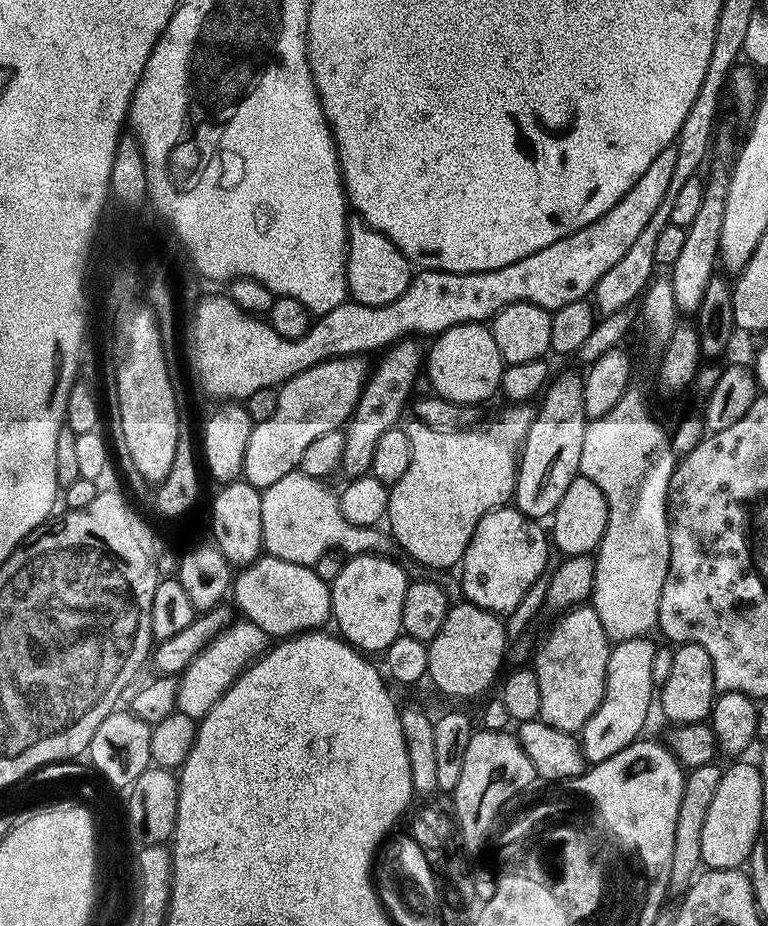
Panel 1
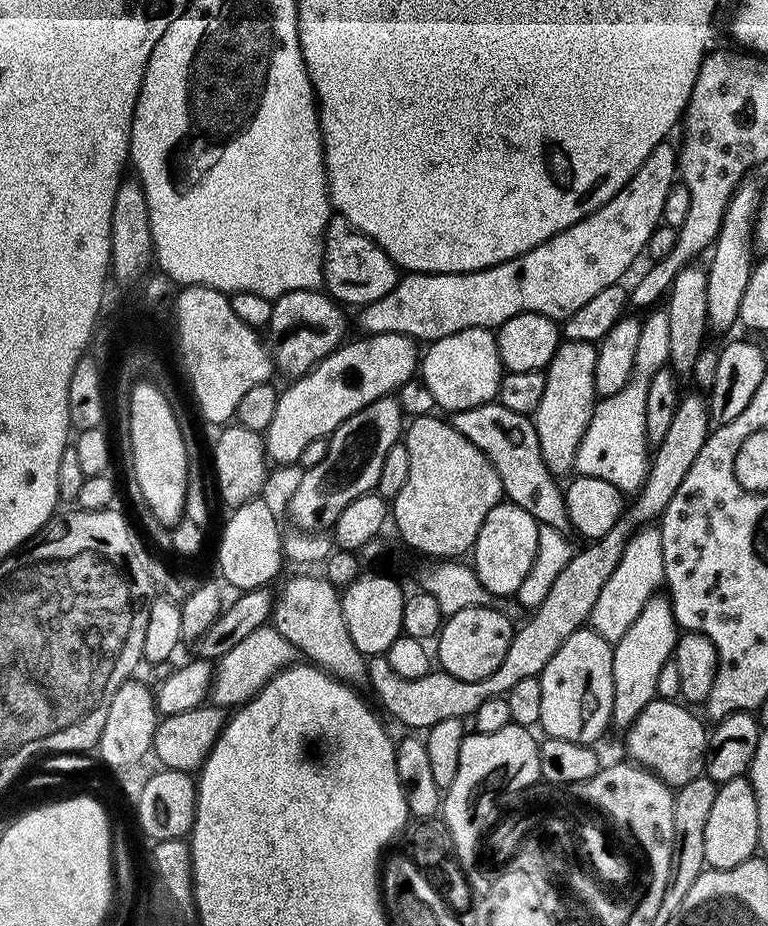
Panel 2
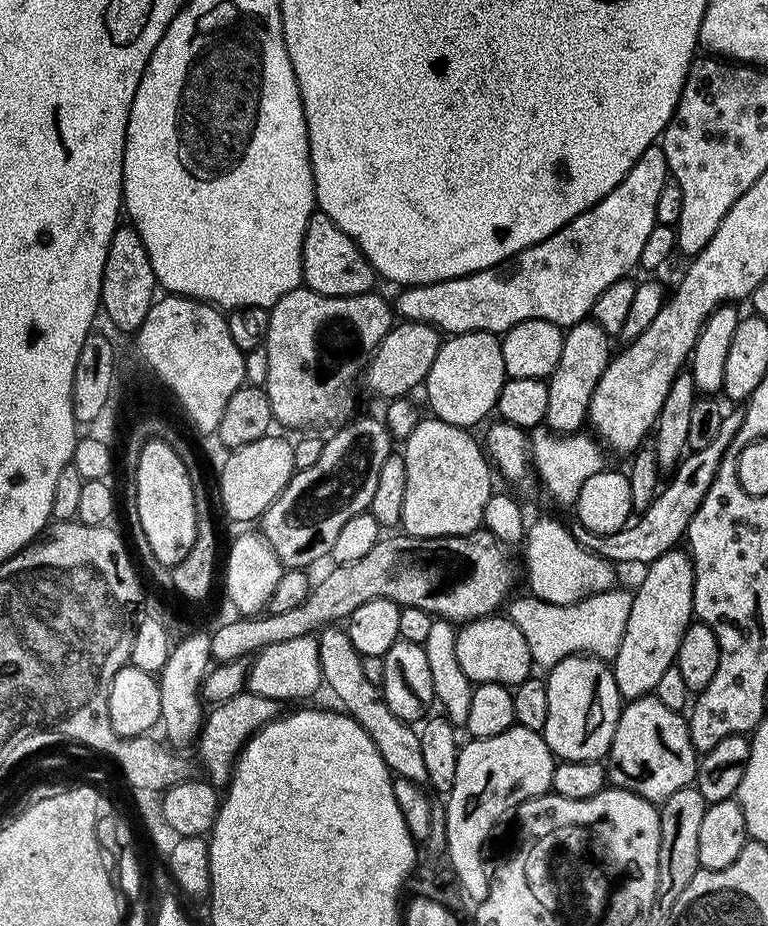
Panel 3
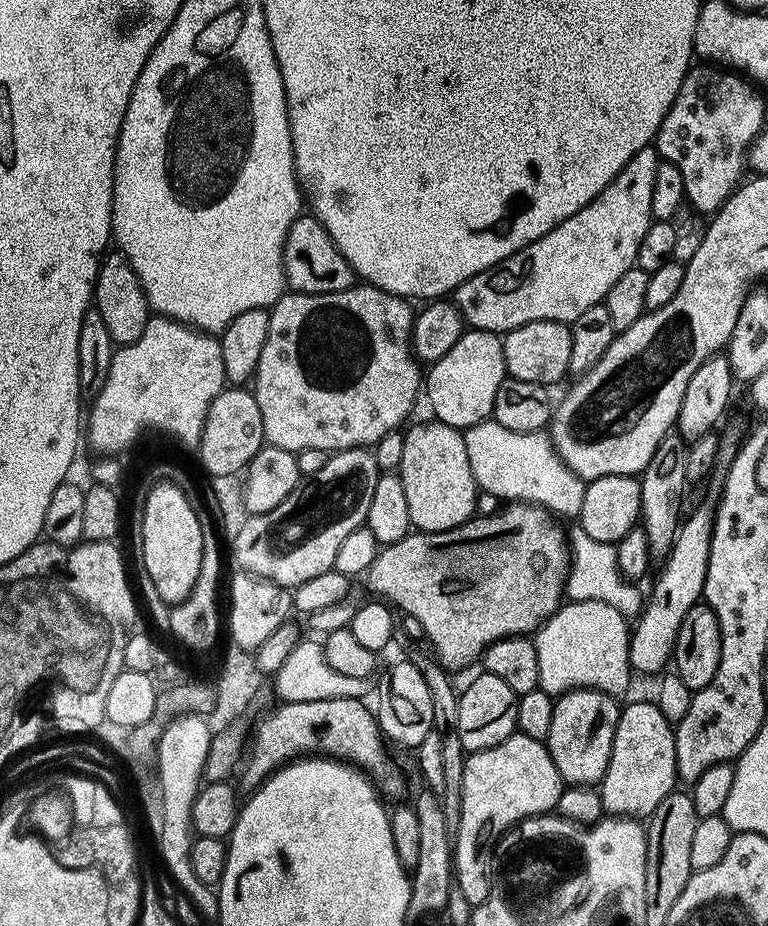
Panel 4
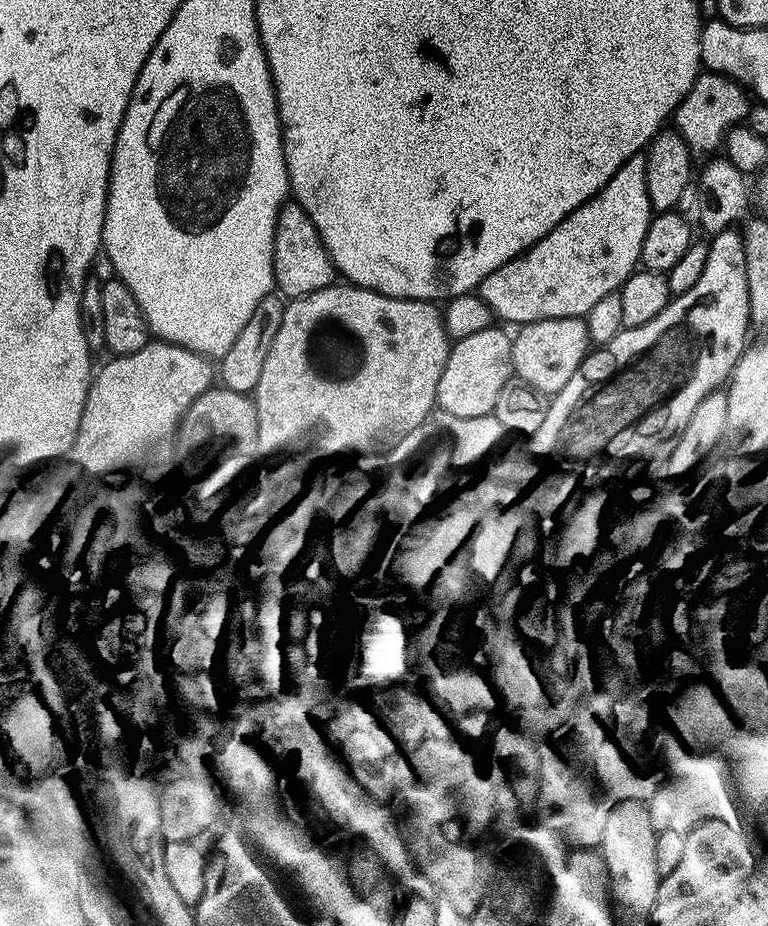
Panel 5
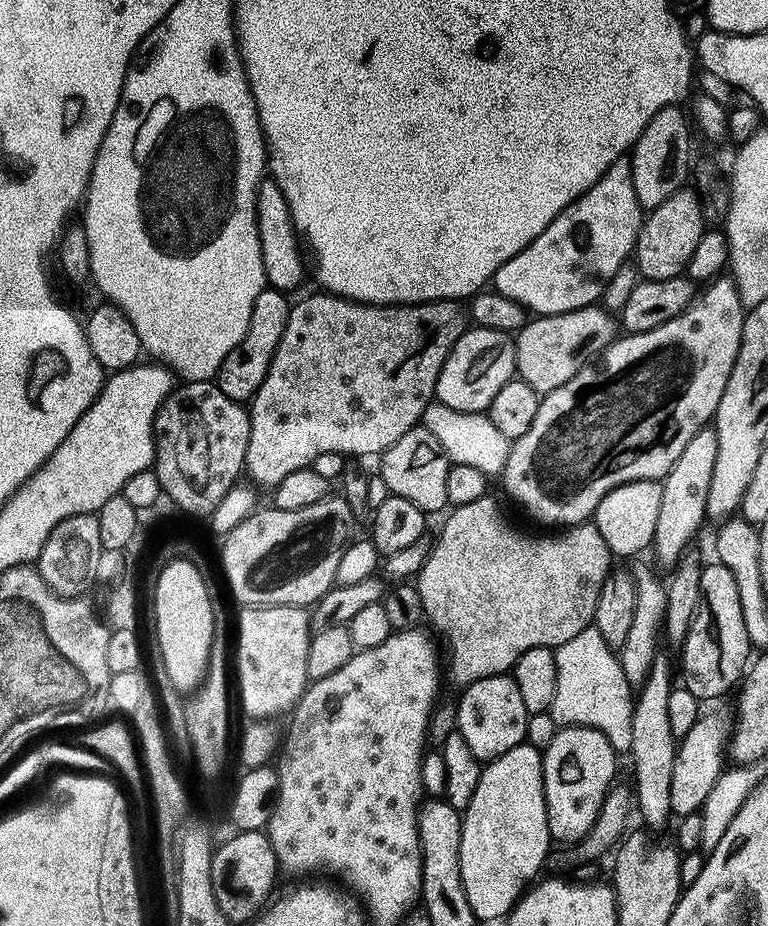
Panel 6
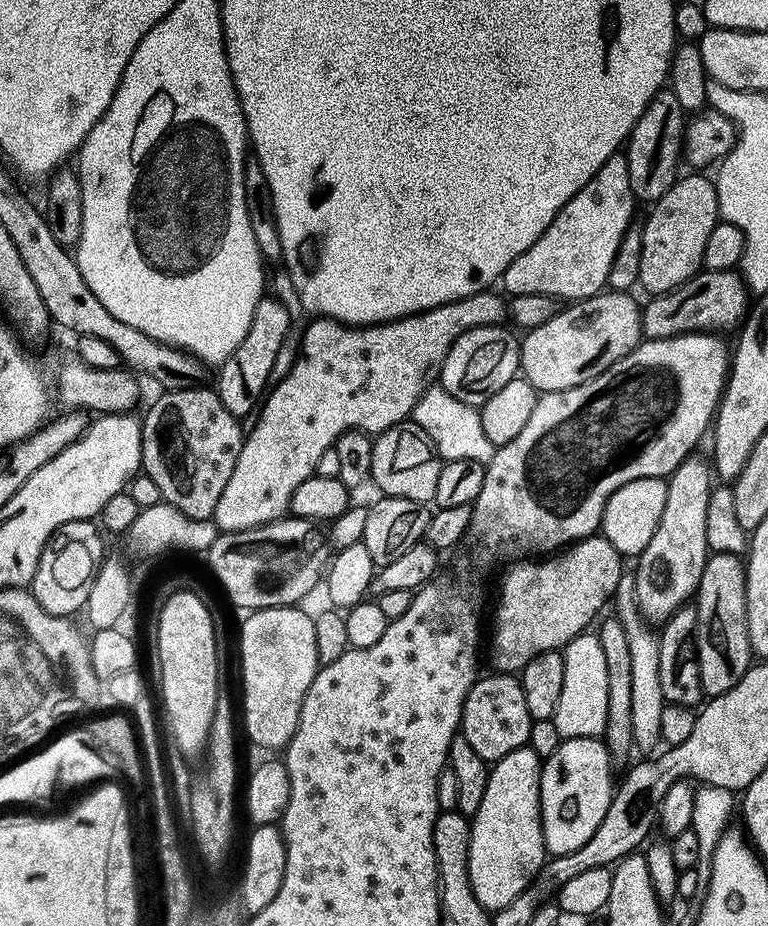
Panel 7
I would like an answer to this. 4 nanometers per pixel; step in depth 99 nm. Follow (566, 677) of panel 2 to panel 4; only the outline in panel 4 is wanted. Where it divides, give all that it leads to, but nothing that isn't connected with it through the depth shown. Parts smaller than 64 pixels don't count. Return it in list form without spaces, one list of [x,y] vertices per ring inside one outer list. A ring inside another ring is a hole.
[[[574,688],[565,692],[556,700],[554,718],[550,721],[550,734],[546,741],[552,761],[560,771],[560,779],[568,786],[596,786],[604,779],[604,771],[610,762],[610,750],[614,742],[614,730],[620,717],[621,705],[615,704],[613,697],[607,692],[599,692],[597,688]]]

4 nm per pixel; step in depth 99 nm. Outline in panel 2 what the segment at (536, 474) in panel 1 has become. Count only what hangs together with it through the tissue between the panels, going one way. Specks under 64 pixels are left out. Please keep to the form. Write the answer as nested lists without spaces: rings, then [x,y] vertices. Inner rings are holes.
[[[564,340],[549,362],[544,377],[546,390],[542,394],[542,402],[538,402],[534,419],[538,430],[538,446],[542,448],[542,458],[549,471],[556,478],[567,477],[573,471],[578,454],[578,446],[586,434],[586,426],[590,426],[590,418],[594,414],[598,397],[594,390],[594,368],[596,366],[596,344],[590,342],[570,342]]]

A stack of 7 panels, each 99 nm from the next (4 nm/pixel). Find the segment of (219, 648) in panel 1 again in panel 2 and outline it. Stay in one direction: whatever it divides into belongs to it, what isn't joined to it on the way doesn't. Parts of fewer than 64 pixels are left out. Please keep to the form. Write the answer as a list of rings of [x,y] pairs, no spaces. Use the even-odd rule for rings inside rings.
[[[264,625],[247,638],[242,638],[233,650],[220,657],[213,669],[212,683],[209,685],[209,699],[215,707],[236,708],[260,692],[265,682],[271,680],[284,667],[289,667],[295,659],[296,651],[286,642],[275,628]]]

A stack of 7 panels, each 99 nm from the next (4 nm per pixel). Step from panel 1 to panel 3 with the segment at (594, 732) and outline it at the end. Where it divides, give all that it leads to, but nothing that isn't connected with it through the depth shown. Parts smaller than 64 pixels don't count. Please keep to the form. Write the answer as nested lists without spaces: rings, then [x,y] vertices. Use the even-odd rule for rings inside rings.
[[[673,550],[662,554],[662,558],[647,565],[643,572],[644,577],[641,578],[640,585],[632,592],[630,614],[626,618],[626,630],[622,634],[622,642],[618,646],[618,654],[610,664],[620,695],[625,701],[637,700],[640,696],[655,693],[662,674],[675,665],[678,646],[682,642],[682,634],[686,634],[688,625],[694,620],[692,611],[694,606],[694,570],[687,551]]]

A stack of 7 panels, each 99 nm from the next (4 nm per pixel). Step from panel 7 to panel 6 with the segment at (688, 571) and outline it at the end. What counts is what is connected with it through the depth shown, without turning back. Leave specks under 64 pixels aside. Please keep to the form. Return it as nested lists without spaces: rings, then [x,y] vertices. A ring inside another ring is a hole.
[[[705,426],[686,442],[686,450],[678,454],[678,462],[674,462],[662,481],[662,507],[658,510],[658,526],[652,539],[655,559],[661,565],[674,565],[683,548],[693,543],[692,535],[706,524],[706,490],[710,488],[710,477],[714,474],[714,458],[718,458],[716,429]]]

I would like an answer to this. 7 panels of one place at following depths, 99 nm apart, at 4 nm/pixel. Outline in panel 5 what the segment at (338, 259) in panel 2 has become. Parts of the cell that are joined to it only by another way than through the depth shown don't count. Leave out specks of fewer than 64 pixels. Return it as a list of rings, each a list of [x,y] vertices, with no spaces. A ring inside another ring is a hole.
[[[286,202],[274,226],[274,250],[272,251],[272,278],[274,288],[281,297],[296,300],[306,294],[314,294],[314,290],[329,288],[337,279],[336,267],[324,249],[314,222],[295,202]]]

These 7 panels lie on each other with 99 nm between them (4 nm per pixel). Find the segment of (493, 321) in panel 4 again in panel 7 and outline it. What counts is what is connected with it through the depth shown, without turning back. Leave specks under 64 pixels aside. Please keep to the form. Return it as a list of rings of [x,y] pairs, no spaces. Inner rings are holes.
[[[627,155],[610,157],[602,170],[558,210],[538,242],[510,262],[502,277],[503,291],[512,296],[554,296],[561,302],[587,300],[597,295],[607,285],[610,262],[614,262],[614,254],[618,254],[618,246],[634,220],[632,182]]]

